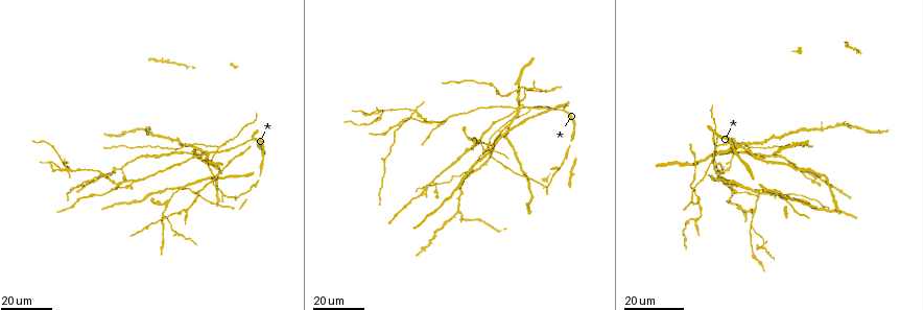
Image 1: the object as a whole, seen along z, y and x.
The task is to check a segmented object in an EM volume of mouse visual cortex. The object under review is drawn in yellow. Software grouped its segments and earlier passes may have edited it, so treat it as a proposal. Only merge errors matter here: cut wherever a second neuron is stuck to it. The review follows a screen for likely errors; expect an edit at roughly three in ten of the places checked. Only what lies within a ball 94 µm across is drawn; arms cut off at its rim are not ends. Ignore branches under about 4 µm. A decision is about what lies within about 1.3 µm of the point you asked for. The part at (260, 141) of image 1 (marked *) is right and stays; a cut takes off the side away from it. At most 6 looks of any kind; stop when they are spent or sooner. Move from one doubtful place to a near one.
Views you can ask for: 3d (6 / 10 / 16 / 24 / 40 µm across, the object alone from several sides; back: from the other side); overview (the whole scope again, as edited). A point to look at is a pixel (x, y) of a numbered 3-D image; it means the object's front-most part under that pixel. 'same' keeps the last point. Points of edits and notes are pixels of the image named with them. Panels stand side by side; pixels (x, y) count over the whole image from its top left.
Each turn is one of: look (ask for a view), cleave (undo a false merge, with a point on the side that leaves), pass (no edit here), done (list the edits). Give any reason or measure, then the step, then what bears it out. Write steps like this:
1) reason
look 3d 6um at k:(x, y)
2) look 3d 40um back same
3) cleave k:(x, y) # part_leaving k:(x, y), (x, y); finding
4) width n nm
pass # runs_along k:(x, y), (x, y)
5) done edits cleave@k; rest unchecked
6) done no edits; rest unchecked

three-way junction
look 3d 16um at 1:(527, 107)

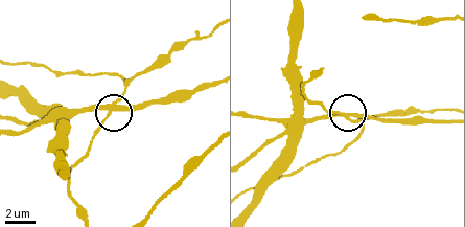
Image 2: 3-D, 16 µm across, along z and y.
look 3d 6um at 2:(343, 116)

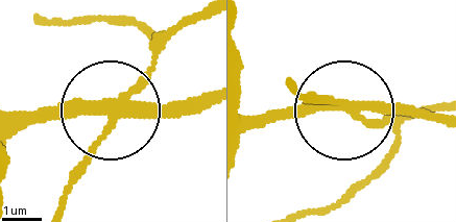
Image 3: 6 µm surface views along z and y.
width 250 nm
cleave 3:(149, 73) # a second neuron is stuck on

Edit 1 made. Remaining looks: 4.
redraw
look overview

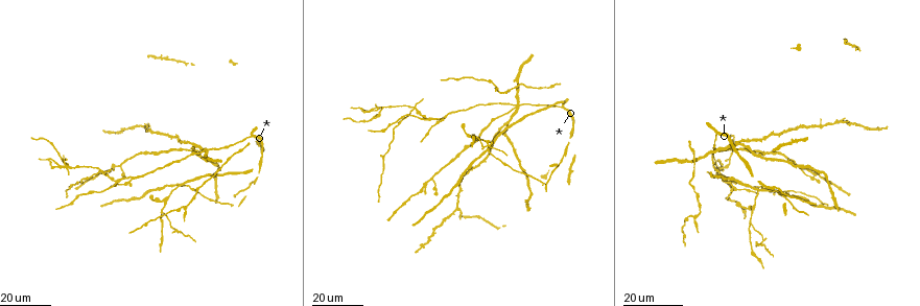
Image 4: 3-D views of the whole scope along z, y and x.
three arms meet
look 3d 16um at 4:(694, 215)

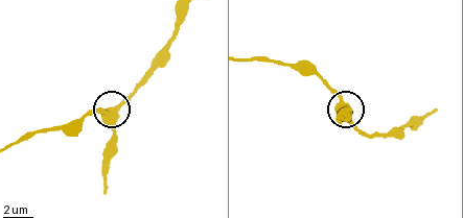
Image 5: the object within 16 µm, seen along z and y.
zoom in
look 3d 6um at 5:(340, 105)

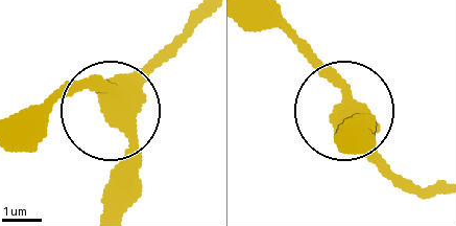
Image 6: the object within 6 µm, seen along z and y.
arms 3
pass # one neuron here

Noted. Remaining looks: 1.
done edits cleave@3; rest unchecked

